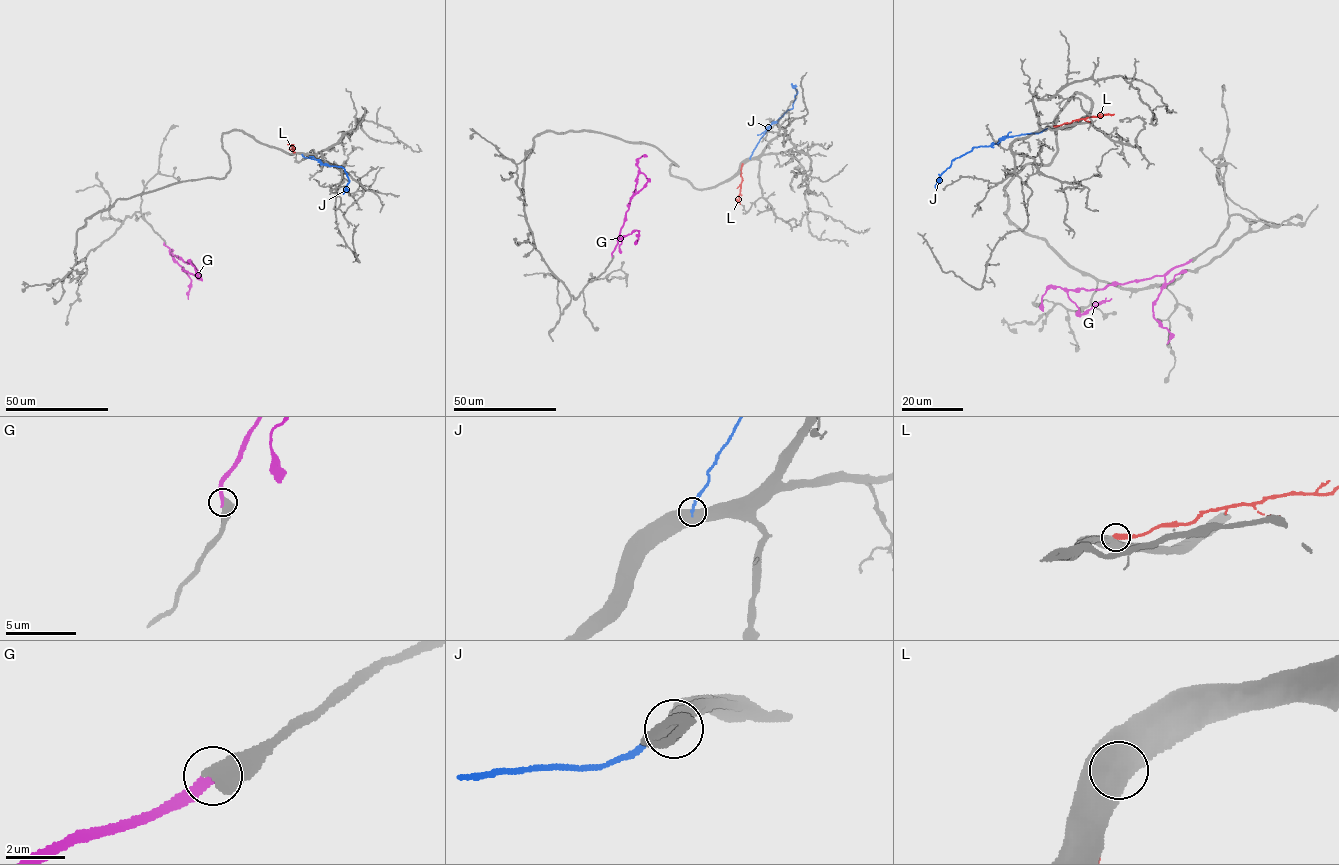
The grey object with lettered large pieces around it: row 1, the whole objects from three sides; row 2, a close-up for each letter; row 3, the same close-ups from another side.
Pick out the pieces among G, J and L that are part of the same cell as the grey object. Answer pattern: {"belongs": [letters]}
{"belongs": ["G"]}

